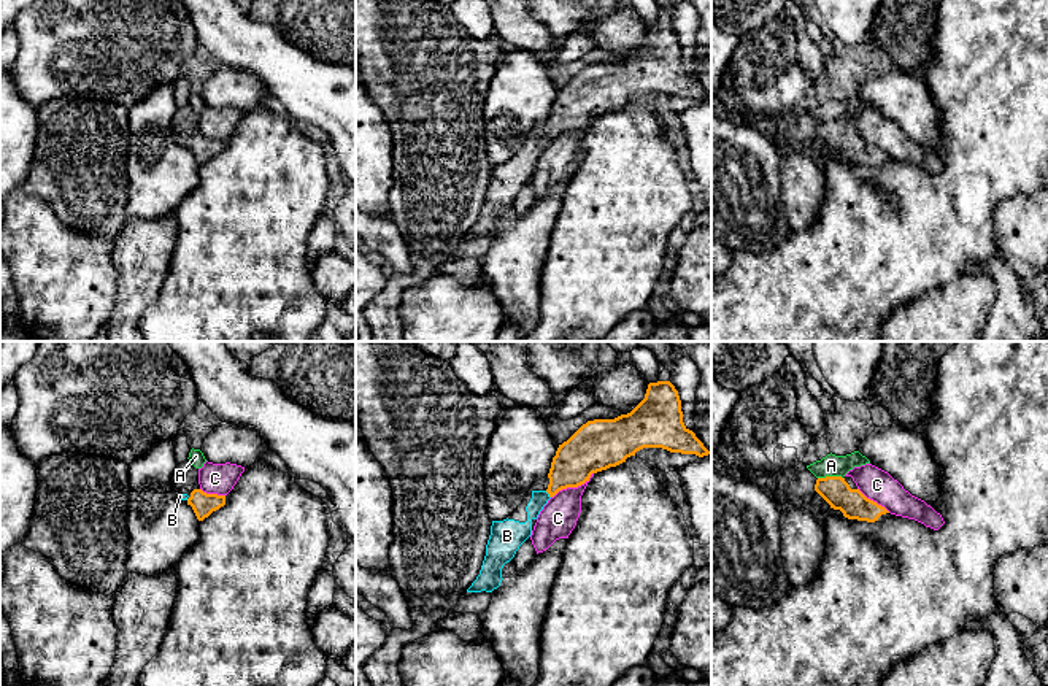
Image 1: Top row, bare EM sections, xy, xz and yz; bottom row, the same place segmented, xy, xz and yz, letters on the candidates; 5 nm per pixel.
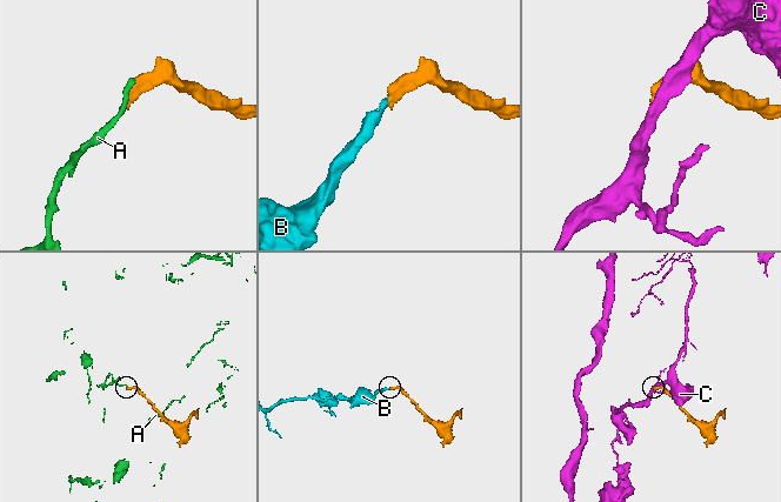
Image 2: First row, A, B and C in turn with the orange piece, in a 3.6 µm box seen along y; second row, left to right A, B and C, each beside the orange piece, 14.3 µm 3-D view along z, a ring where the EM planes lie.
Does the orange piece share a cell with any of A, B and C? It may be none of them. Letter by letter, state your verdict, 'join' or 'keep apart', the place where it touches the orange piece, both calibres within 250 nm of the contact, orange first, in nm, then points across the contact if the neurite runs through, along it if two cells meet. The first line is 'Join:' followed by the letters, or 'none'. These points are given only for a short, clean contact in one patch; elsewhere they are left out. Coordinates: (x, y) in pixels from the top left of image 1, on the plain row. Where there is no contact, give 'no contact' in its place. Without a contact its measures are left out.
Join: B
A: keep apart; contact yz (829, 121); calibres 150 and 110 nm; border yz (842, 121), (818, 123)
B: join; contact xz (548, 137); calibres 220 and 100 nm; way xz (580, 100), (548, 137), (520, 177)
C: keep apart; contact xz (572, 131); calibres 260 and 190 nm

